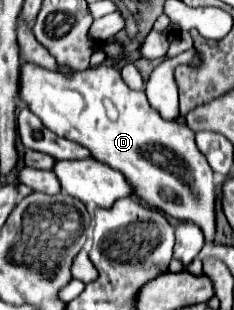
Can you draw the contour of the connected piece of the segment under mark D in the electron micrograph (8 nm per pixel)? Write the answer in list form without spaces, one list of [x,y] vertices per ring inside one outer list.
[[[32,62],[22,64],[20,68],[20,98],[28,104],[28,108],[46,124],[48,130],[56,132],[62,138],[78,142],[90,148],[92,158],[110,164],[118,172],[122,172],[130,184],[136,184],[136,196],[146,200],[150,206],[160,208],[168,216],[178,220],[194,222],[202,228],[206,242],[214,238],[214,172],[204,160],[202,152],[194,142],[194,132],[182,122],[164,120],[146,100],[144,92],[132,92],[122,76],[120,70],[112,66],[100,64],[98,68],[88,68],[84,72],[60,74],[40,68]]]

